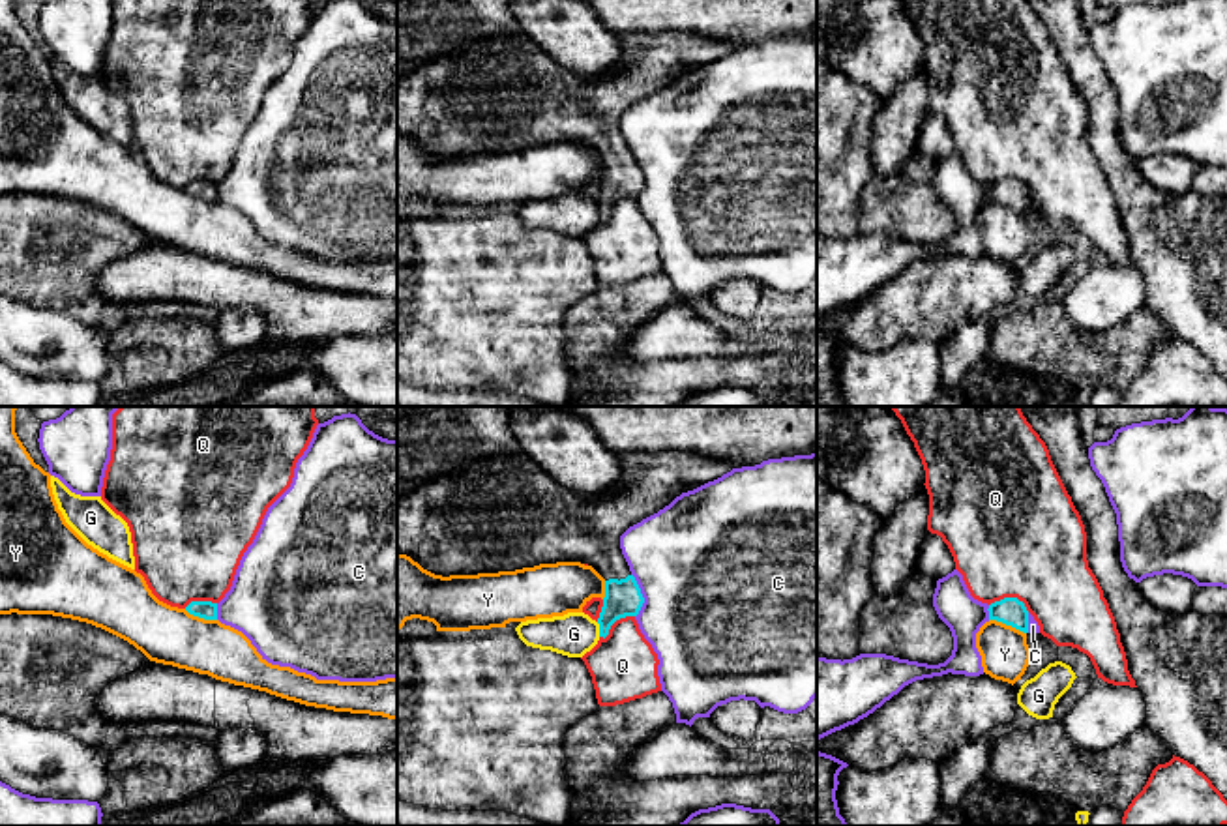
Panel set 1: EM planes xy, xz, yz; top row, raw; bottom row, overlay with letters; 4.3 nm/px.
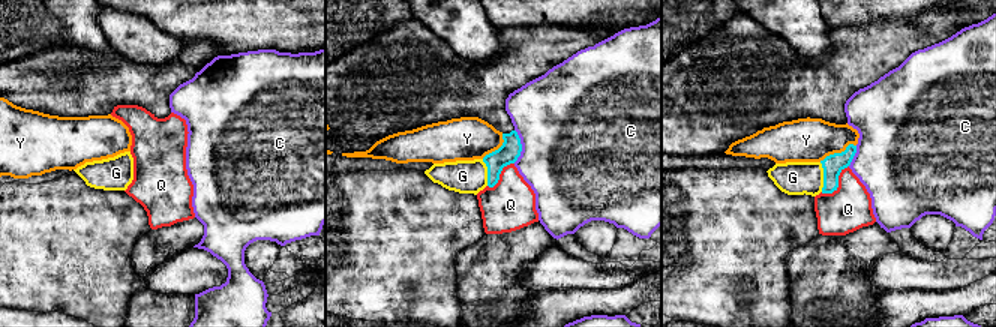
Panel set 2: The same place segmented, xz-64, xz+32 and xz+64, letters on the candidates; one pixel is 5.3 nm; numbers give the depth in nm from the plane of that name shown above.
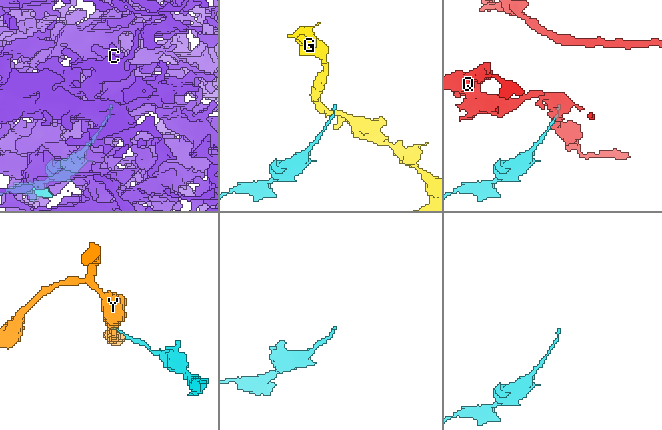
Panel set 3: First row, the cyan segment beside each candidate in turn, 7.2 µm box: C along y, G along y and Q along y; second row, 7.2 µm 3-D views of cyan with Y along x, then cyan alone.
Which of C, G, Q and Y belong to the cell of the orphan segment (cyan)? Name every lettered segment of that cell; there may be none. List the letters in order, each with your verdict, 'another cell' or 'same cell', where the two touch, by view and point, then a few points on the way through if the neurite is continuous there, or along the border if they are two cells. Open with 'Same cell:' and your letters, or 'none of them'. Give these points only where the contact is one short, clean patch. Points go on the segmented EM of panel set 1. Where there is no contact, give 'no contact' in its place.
Same cell: none of them
C: another cell; meets cyan in xz at (641, 596)
G: another cell; meets cyan in xz at (600, 630); border along xz (596, 622), (600, 635)
Q: another cell; meets cyan in yz at (1010, 598)
Y: another cell; meets cyan in yz at (1008, 624); border along yz (990, 619), (1010, 624), (1025, 634)

